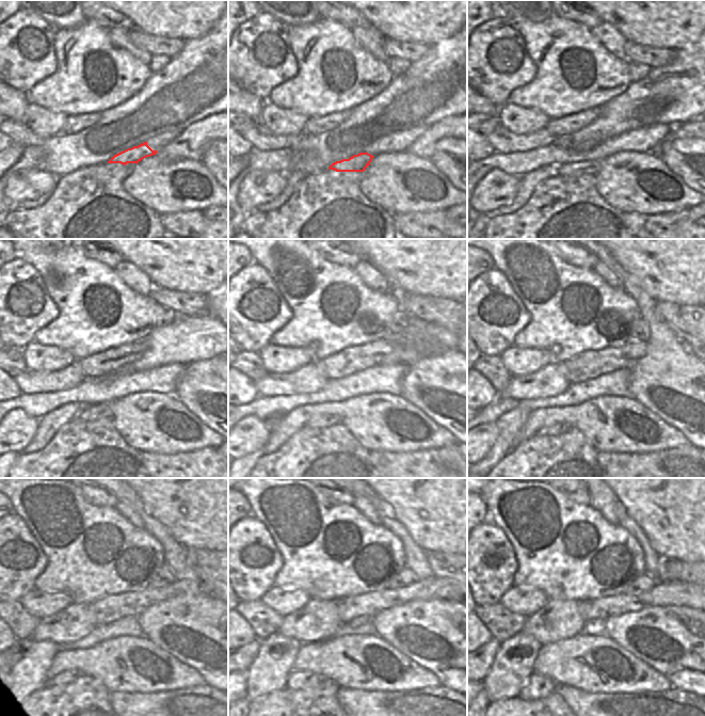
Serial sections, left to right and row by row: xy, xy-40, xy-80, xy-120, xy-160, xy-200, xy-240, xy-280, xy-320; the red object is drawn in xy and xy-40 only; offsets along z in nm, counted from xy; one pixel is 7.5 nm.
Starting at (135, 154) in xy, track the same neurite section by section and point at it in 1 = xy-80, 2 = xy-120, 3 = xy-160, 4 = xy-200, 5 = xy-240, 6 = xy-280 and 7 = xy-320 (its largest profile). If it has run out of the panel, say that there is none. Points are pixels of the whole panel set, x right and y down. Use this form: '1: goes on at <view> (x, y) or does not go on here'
1: goes on at xy-80 (582, 168)
2: goes on at xy-120 (93, 412)
3: goes on at xy-160 (325, 420)
4: goes on at xy-200 (558, 428)
5: goes on at xy-240 (66, 677)
6: goes on at xy-280 (297, 680)
7: goes on at xy-320 (538, 686)

